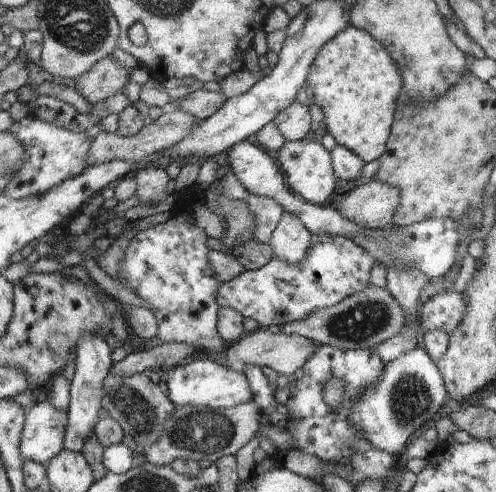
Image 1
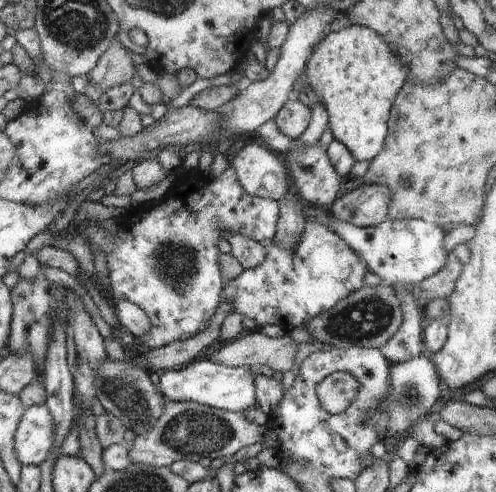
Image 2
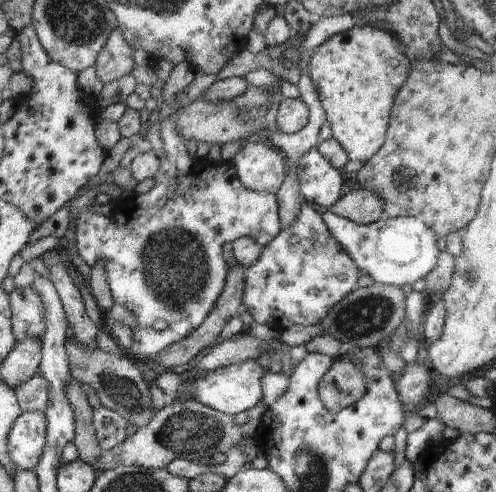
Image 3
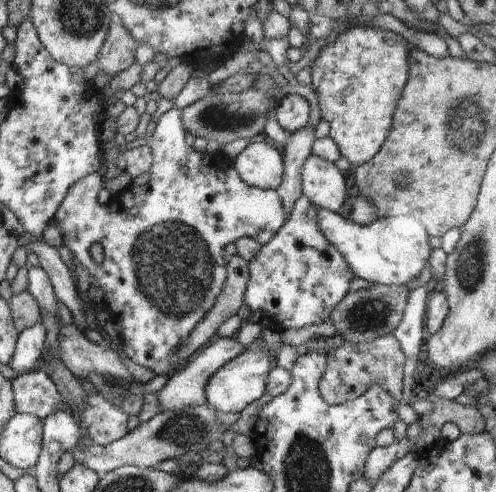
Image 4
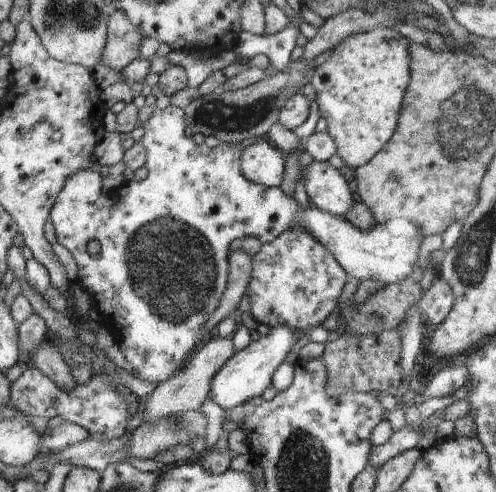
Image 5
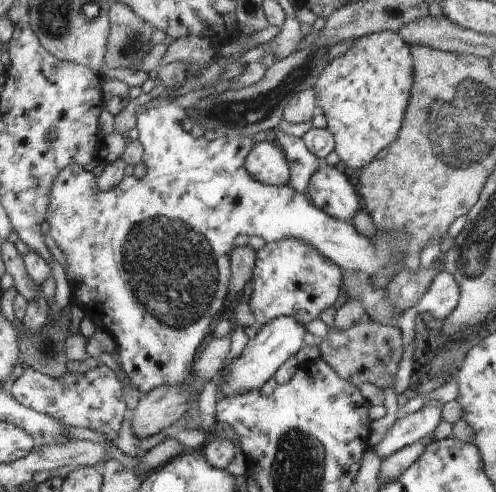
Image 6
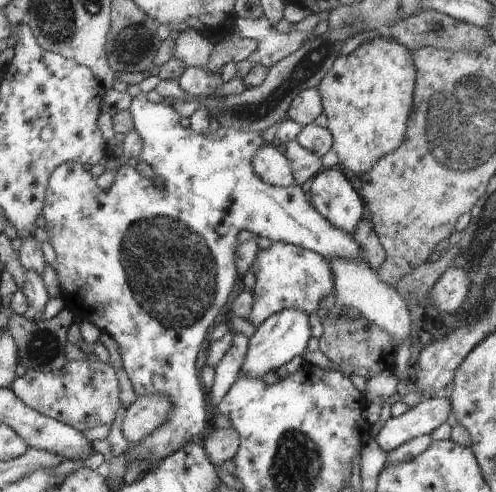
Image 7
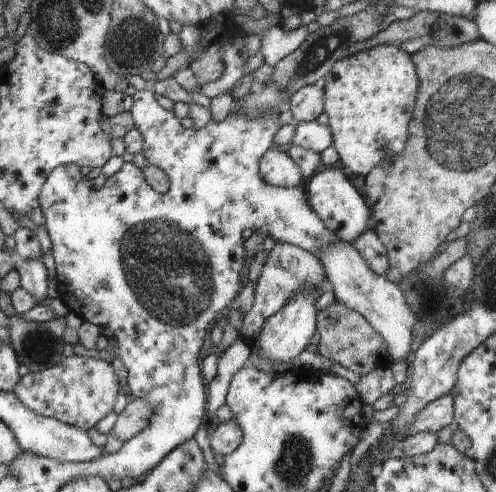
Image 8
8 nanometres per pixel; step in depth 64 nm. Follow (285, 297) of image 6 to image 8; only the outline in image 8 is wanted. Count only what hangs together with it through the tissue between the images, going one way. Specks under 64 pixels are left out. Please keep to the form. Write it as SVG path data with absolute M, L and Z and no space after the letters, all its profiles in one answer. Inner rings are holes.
M277 240L277 244L273 246L273 250L269 252L267 260L265 260L265 266L261 270L261 276L257 278L255 282L255 300L253 300L253 306L251 310L247 310L243 314L243 320L241 320L241 328L237 332L239 338L243 338L243 342L249 346L249 348L257 348L257 340L261 336L261 328L263 324L275 316L291 296L295 296L295 292L299 288L319 288L319 290L325 290L327 288L327 280L323 276L323 268L317 260L317 256L313 256L311 252L299 248L299 246L293 246L293 244L285 244L281 240Z

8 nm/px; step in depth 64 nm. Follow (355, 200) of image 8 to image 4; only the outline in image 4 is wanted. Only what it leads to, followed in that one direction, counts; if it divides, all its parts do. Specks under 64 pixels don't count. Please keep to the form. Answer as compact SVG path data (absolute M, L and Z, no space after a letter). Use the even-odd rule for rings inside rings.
M311 154L301 168L301 190L315 208L335 214L341 212L347 198L351 196L345 190L345 180L341 172L337 172L331 162L325 162Z

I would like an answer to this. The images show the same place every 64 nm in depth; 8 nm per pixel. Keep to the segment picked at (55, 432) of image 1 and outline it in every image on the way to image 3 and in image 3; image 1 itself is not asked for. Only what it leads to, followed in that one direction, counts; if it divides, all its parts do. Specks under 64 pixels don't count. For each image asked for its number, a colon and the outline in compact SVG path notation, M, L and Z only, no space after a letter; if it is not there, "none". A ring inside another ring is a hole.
2: M45 406L27 408L15 424L11 446L13 458L23 466L39 466L51 444L51 420Z
3: M37 412L19 414L7 434L7 458L17 470L33 472L45 444L45 420Z

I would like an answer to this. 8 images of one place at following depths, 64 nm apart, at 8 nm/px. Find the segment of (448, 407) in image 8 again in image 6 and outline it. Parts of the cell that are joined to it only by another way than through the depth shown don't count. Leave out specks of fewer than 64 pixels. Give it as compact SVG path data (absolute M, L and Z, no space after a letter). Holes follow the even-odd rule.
M423 402L423 406L417 412L397 416L397 420L391 424L391 428L379 440L379 444L373 446L375 452L385 460L387 456L395 454L397 450L407 448L415 442L421 442L421 438L425 438L425 436L431 436L431 432L443 420L441 408L443 408L443 404L439 406L439 404Z

